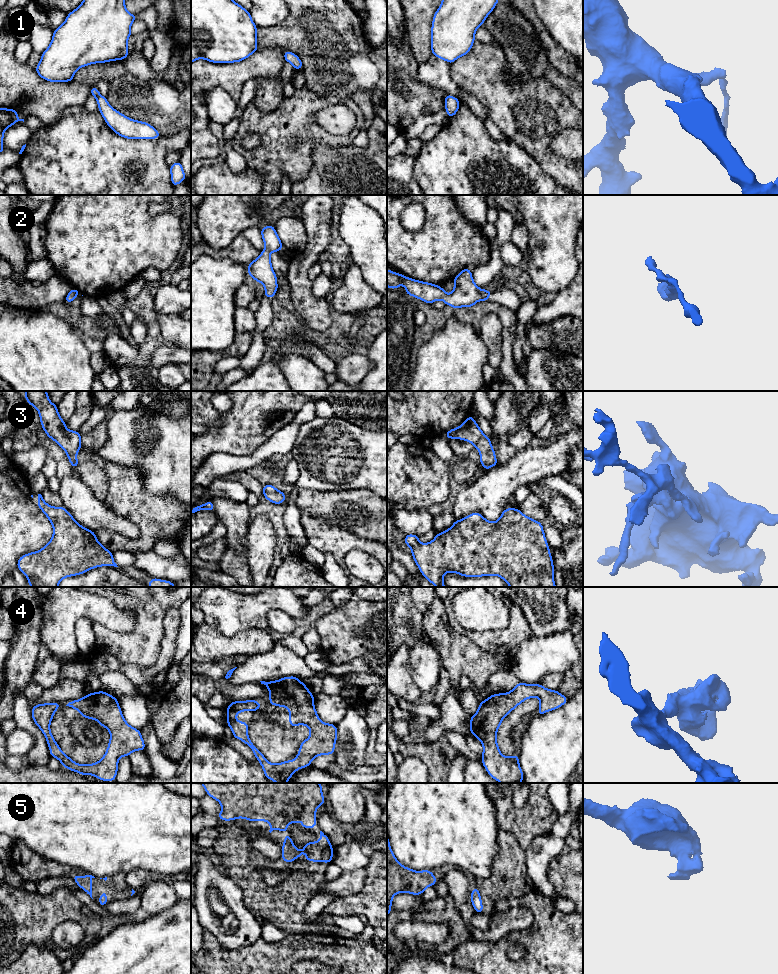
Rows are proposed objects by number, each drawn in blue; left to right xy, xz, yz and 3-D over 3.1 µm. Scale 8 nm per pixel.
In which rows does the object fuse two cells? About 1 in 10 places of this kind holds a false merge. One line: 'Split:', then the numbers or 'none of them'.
Split: none of them

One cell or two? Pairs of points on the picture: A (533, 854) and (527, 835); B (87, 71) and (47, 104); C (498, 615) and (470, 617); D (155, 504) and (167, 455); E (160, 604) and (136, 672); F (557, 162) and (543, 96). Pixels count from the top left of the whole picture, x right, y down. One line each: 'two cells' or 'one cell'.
A: two cells
B: two cells
C: one cell
D: two cells
E: two cells
F: one cell

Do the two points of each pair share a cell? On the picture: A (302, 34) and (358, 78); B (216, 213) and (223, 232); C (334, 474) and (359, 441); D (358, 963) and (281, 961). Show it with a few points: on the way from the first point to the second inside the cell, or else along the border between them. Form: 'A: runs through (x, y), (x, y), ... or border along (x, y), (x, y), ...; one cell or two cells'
A: runs through (316, 42), (334, 60), (344, 64); one cell
B: runs through (219, 218), (219, 227); one cell
C: runs through (334, 466), (351, 449); one cell
D: runs through (339, 951), (300, 951); one cell

